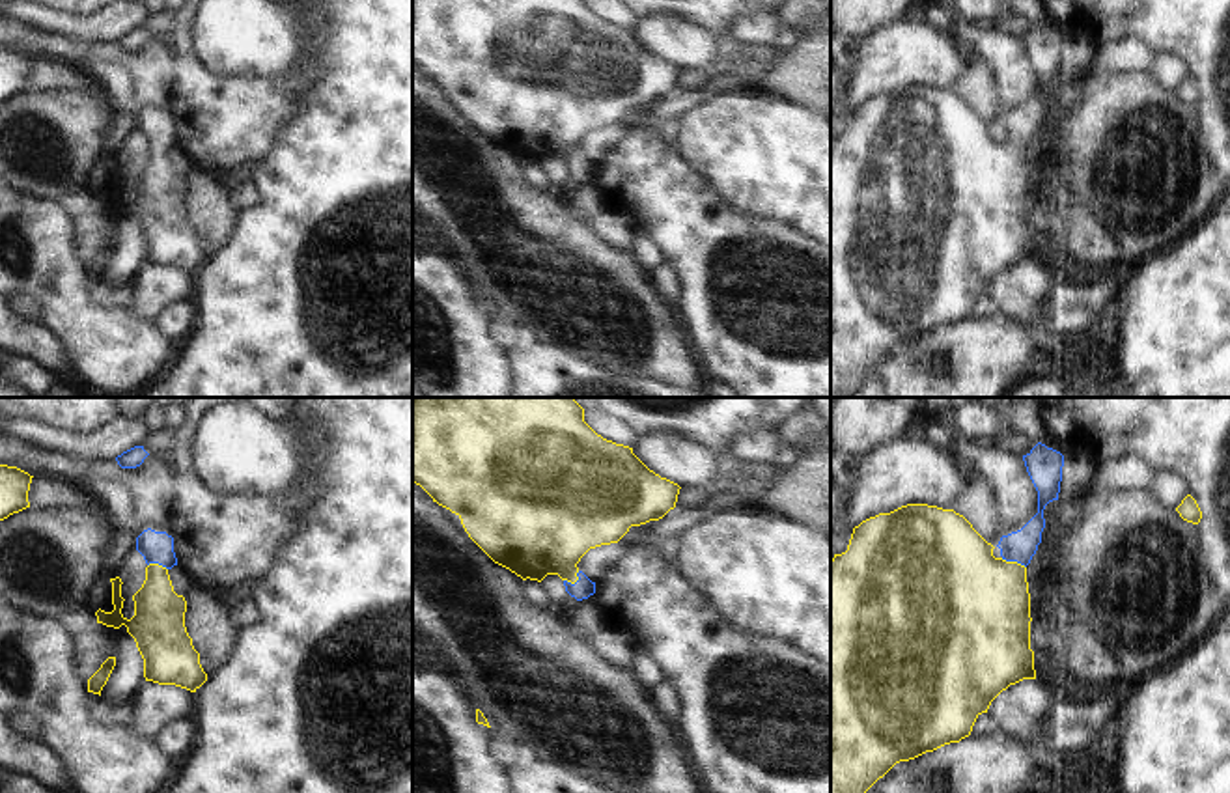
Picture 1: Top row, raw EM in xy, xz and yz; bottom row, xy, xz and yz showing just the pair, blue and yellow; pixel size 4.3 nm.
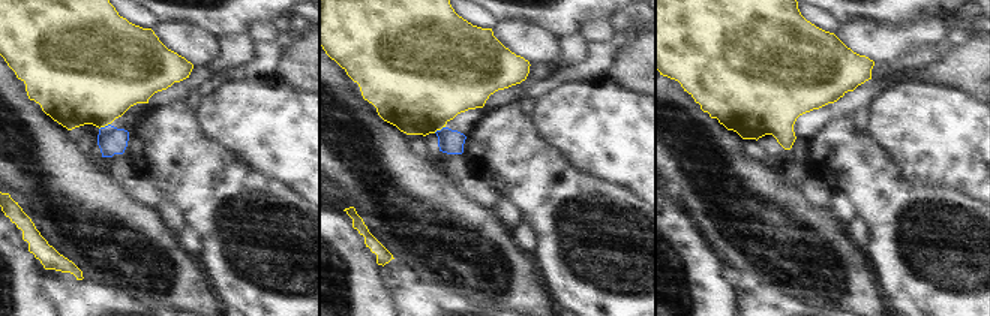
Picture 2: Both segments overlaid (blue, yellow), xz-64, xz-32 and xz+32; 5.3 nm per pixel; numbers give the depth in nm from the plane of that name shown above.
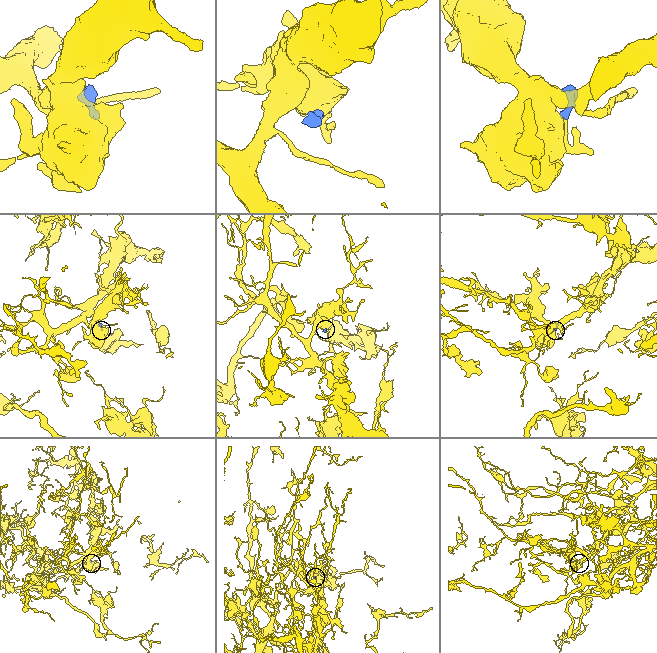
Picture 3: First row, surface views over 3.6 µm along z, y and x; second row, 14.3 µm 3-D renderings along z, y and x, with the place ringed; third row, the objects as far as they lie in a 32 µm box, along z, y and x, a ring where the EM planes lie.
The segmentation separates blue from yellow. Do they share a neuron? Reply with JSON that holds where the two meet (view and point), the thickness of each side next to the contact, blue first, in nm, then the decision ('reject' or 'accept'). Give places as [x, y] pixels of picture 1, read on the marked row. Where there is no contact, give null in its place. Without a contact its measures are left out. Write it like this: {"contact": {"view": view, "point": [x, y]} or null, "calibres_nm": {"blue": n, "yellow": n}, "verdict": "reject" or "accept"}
{"contact": {"view": "yz", "point": [1014, 560]}, "calibres_nm": {"blue": 140, "yellow": 440}, "verdict": "accept"}

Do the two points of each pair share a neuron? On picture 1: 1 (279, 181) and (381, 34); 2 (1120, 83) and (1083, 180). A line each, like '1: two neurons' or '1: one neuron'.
1: one neuron
2: one neuron

